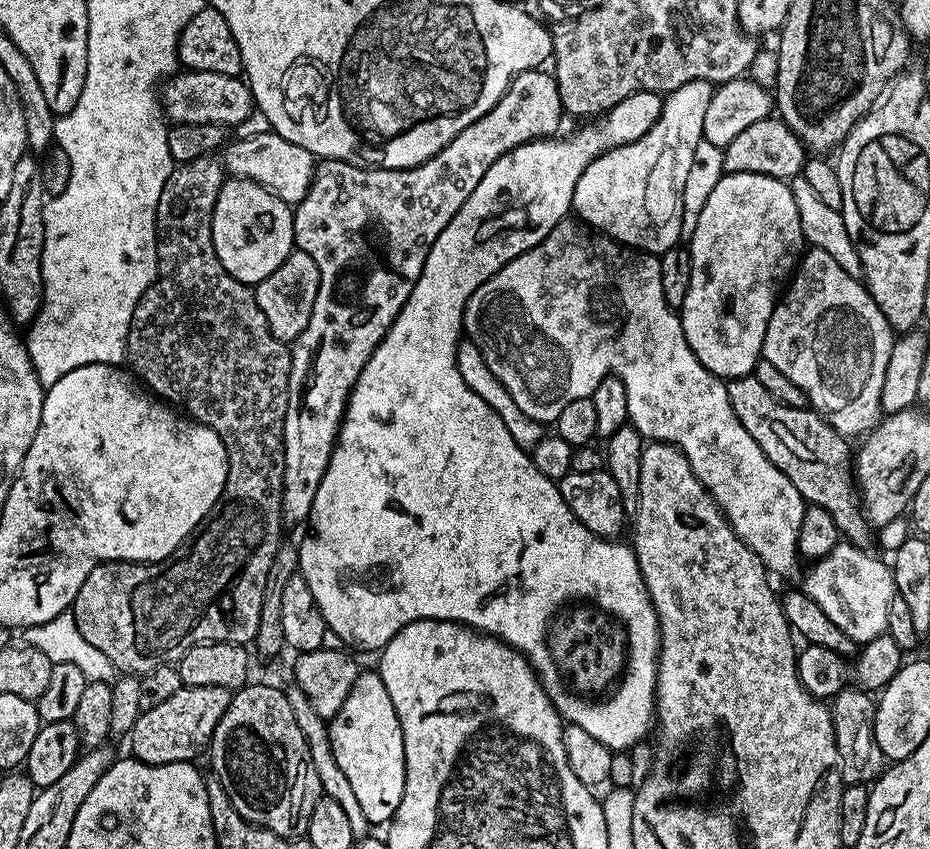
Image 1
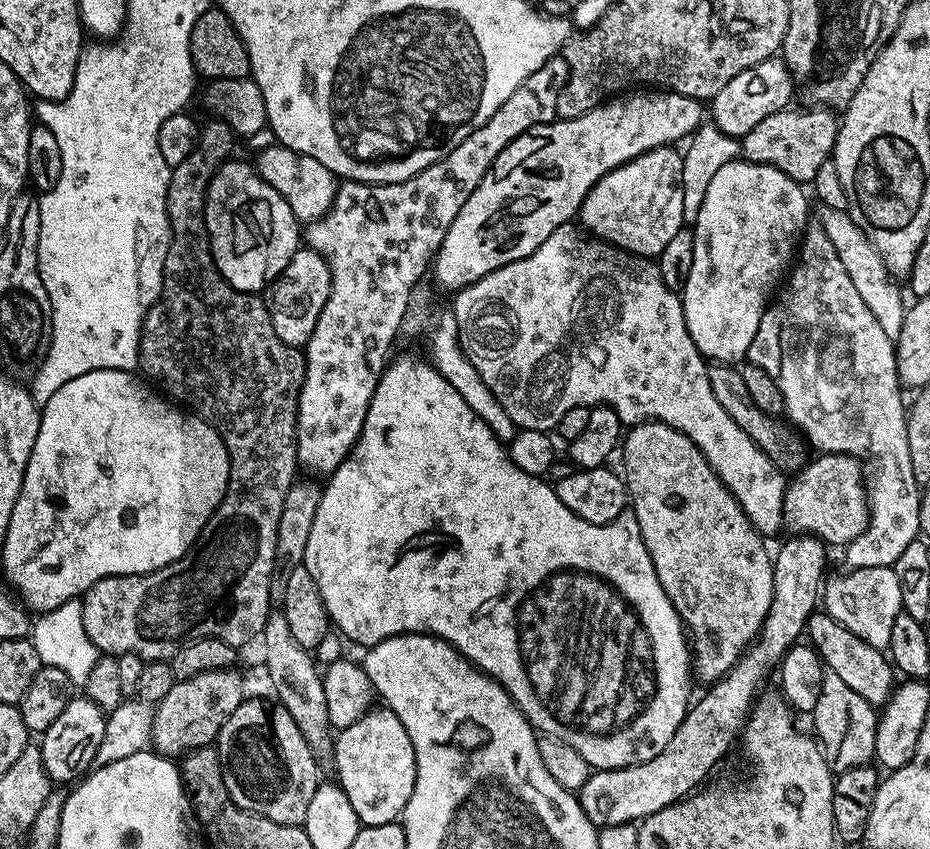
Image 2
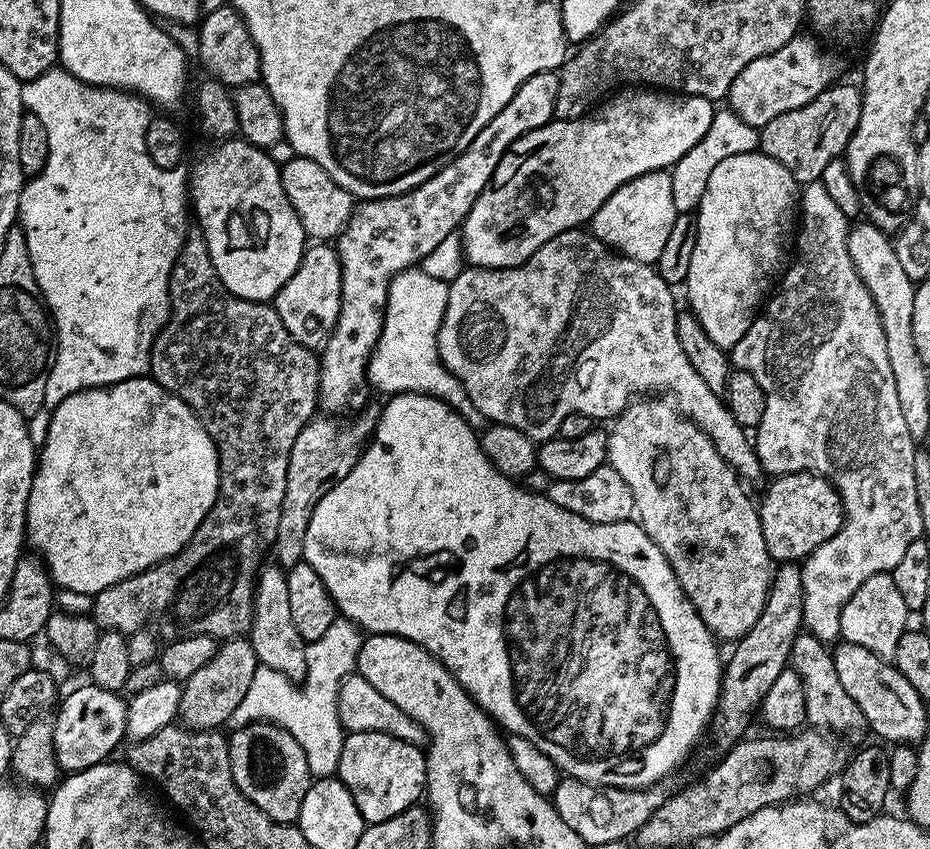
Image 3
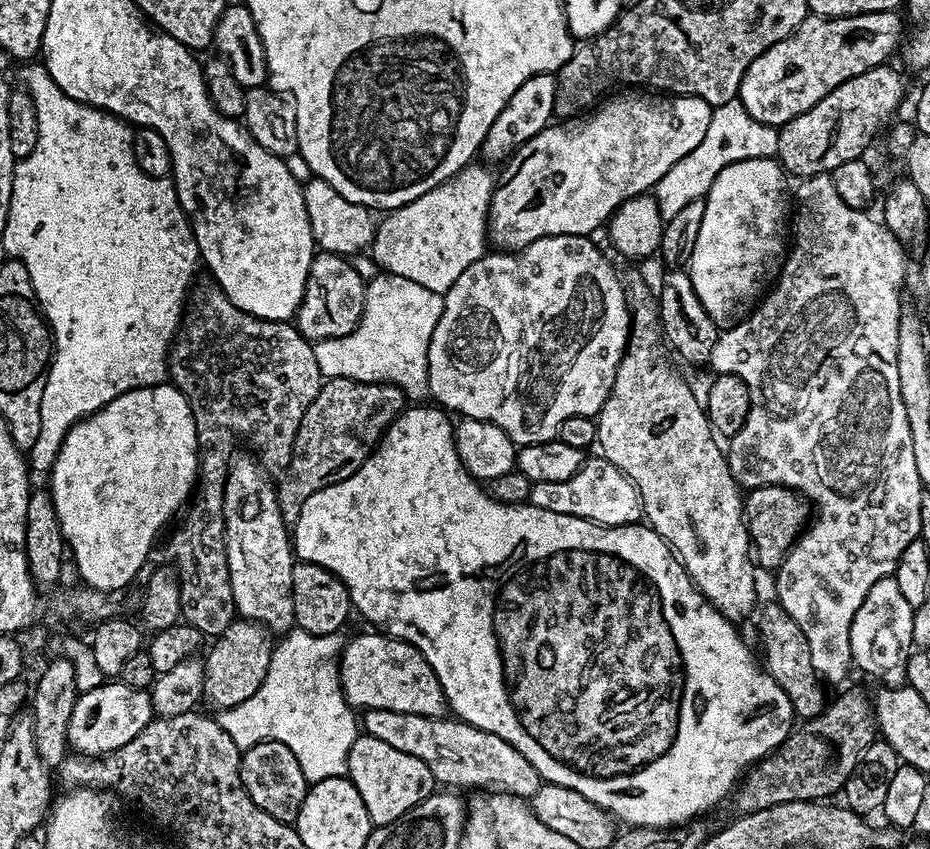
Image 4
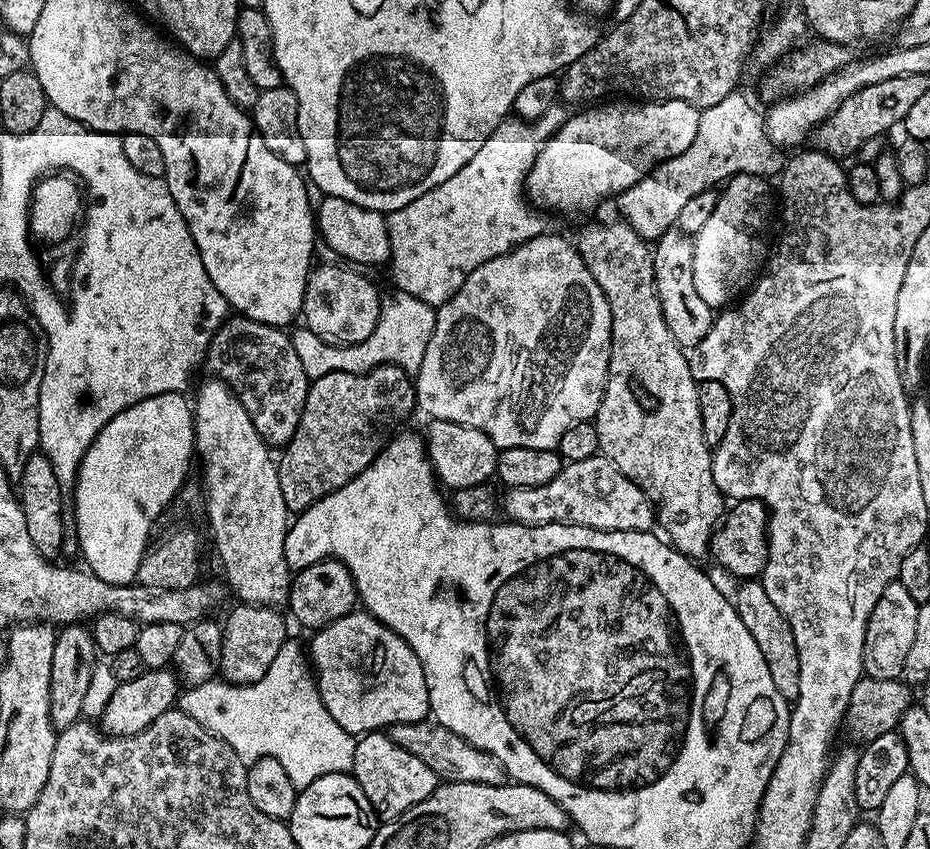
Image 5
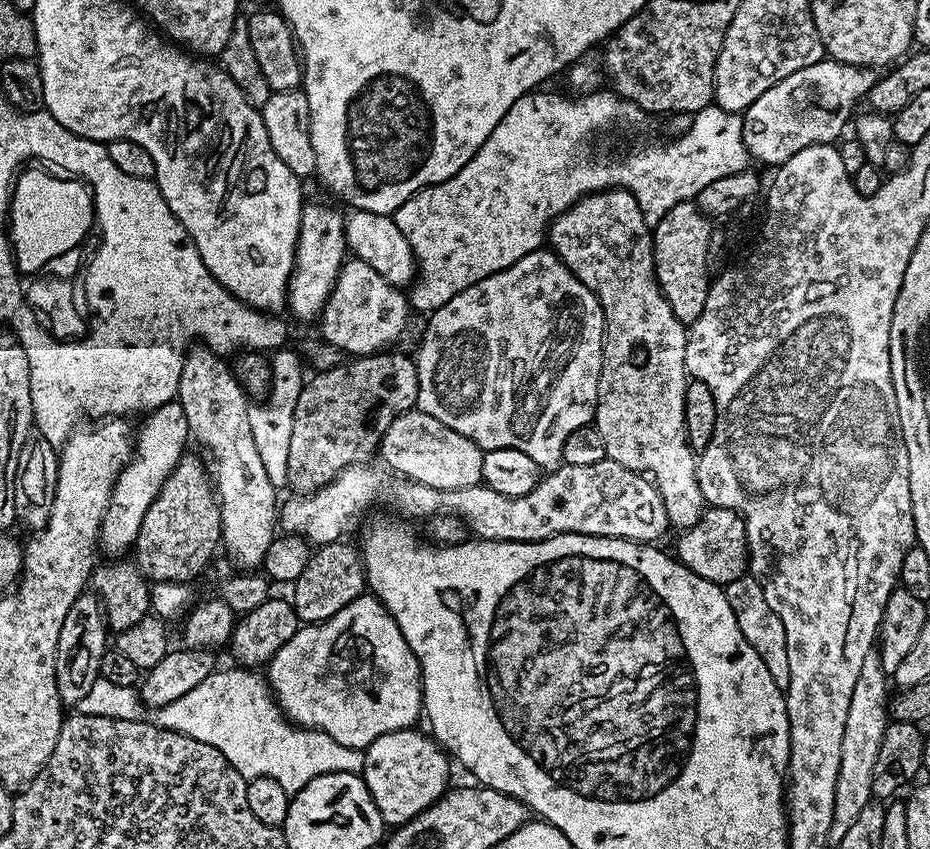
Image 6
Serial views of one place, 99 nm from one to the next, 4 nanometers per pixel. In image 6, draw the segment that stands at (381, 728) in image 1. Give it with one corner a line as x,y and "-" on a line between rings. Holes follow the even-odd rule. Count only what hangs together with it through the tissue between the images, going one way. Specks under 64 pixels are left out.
410,727
382,734
382,738
374,738
372,745
363,749
362,779
370,790
370,798
374,798
374,806
378,806
378,814
382,814
388,826
410,822
439,800
449,787
449,753
427,731
416,731
415,727

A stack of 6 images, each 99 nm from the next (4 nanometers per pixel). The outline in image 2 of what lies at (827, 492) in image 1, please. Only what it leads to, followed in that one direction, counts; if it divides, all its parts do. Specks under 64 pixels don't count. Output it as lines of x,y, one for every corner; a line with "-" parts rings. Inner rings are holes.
712,362
708,364
708,377
710,378
710,390
714,390
714,398
718,398
722,410
726,410
726,414
730,414
730,418
734,418
734,422
738,422
738,426
742,426
746,434
750,434
752,441
771,458
777,468
799,470
804,467
810,456
805,441
787,423
758,410
758,406
750,402
750,393
746,390
745,383
742,382
739,367

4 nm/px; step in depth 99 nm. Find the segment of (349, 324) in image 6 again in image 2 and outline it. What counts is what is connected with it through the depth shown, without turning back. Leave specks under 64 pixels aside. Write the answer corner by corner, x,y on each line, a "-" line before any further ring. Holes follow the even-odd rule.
307,246
297,248
290,262
286,262
286,266
266,289
270,322
274,322
274,334
278,334
282,342
298,349
303,349
307,345
314,334
318,314
322,314
322,306
326,306
326,298
330,298
331,281
332,275
326,262
314,249

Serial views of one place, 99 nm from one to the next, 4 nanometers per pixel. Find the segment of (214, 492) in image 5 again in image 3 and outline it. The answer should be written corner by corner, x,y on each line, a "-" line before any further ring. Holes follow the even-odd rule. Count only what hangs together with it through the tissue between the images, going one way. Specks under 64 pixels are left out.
275,562
265,563
256,574
250,639
259,663
270,666
270,670
278,670
278,674
287,680
303,681
306,674
306,641
302,634
298,634
292,621
285,569

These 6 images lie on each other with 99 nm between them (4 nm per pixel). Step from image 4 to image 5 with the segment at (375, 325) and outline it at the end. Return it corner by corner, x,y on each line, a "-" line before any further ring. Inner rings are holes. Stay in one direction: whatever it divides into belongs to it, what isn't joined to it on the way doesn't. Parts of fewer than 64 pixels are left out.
399,290
393,293
389,300
387,297
381,303
380,317
374,326
374,334
357,344
334,344
314,335
309,328
303,326
291,329
294,350
302,361
302,370
306,370
309,381
335,372
369,372
380,364
393,364
409,374
419,370
422,358
426,358
426,346
430,346
430,338
434,334
436,308
422,302
422,298
414,298
414,294

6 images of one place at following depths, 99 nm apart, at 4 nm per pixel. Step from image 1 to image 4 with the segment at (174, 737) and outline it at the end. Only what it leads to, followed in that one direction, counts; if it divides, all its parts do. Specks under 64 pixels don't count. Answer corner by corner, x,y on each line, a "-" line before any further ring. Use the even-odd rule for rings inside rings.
237,618
222,635
215,637
211,644
212,649
209,650
208,656
203,657
203,699
209,700
216,710
233,708
238,706
238,702
246,702
246,698
250,698
250,694
254,694
254,690
258,690
258,686
262,686
266,678
274,647
273,637
268,629
260,624

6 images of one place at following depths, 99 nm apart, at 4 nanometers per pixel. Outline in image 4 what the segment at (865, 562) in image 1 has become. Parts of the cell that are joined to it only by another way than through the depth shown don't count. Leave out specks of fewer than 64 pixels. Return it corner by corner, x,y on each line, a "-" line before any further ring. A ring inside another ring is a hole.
895,575
882,578
870,586
854,622
850,622
850,654
853,665
873,676
887,688
903,688
906,684
906,666
914,651
914,609
902,595

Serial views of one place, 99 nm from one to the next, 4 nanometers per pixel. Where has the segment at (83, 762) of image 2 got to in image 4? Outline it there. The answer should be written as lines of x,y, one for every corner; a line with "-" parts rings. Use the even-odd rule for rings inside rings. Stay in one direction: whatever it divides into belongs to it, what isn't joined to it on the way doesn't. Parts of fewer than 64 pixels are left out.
105,682
94,690
81,692
70,713
68,742
73,749
93,758
126,746
130,738
138,738
142,730
154,718
151,695
143,688
131,688
123,682

